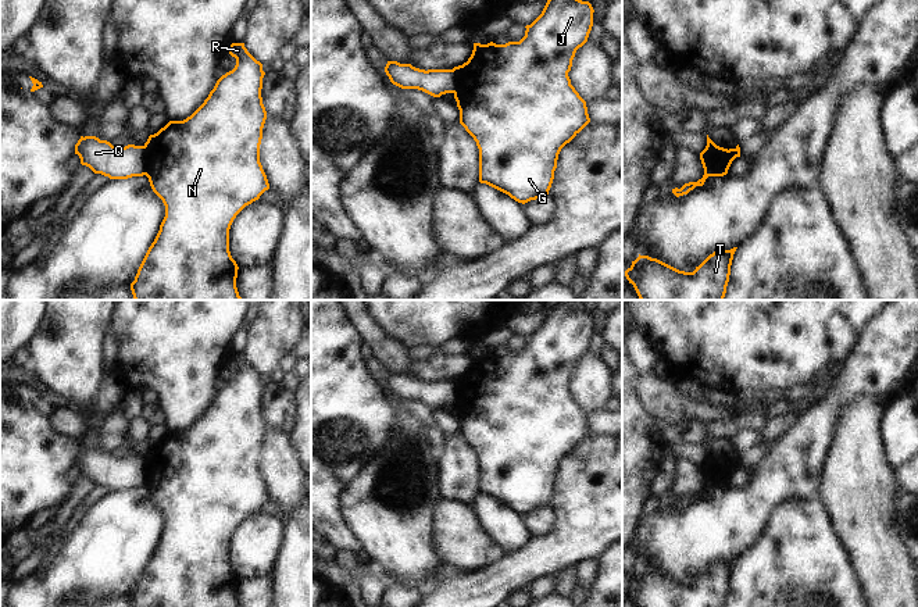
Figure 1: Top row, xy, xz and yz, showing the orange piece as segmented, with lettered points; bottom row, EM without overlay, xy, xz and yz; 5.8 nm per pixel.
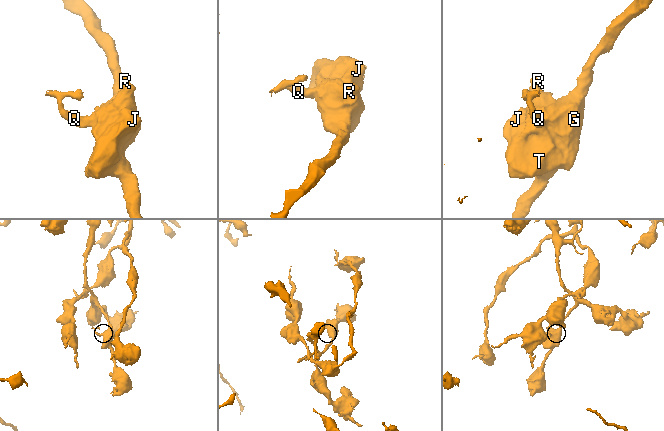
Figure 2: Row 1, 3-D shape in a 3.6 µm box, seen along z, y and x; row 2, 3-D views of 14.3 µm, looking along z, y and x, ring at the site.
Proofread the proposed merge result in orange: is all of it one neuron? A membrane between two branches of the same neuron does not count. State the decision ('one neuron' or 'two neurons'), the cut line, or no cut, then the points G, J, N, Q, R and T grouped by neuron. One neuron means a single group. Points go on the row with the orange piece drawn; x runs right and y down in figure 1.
two neurons; cut in xy along (143, 146), (146, 174); G J N R T / Q

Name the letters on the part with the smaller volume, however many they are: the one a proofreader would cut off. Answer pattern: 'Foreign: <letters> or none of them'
Foreign: Q

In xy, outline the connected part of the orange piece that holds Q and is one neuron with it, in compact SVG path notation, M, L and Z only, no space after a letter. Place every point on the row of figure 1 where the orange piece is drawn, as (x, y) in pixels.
M81 136L75 144L75 154L79 156L82 165L110 179L146 175L144 146L128 144L125 147L115 147L96 136Z

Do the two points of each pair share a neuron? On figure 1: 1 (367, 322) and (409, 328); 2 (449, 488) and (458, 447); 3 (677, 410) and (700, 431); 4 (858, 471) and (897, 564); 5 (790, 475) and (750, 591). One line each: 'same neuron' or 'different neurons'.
1: different neurons
2: same neuron
3: different neurons
4: same neuron
5: different neurons

